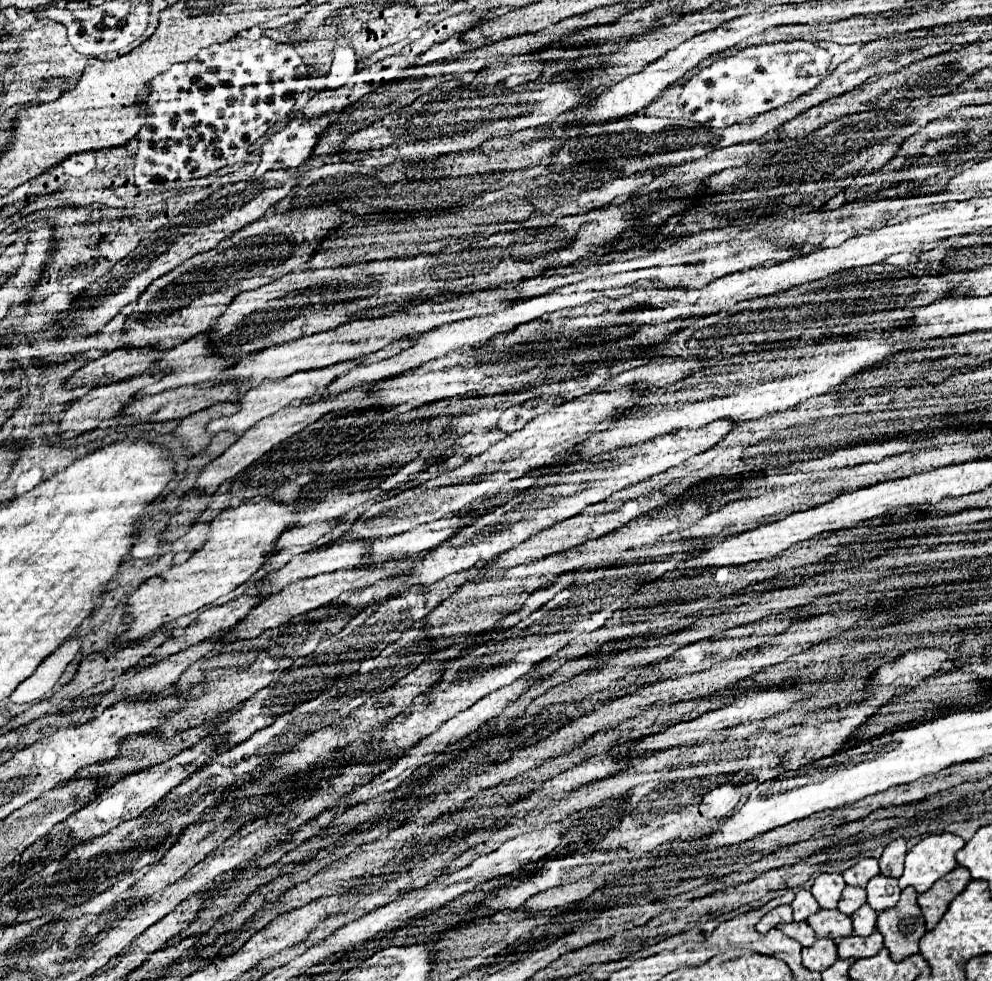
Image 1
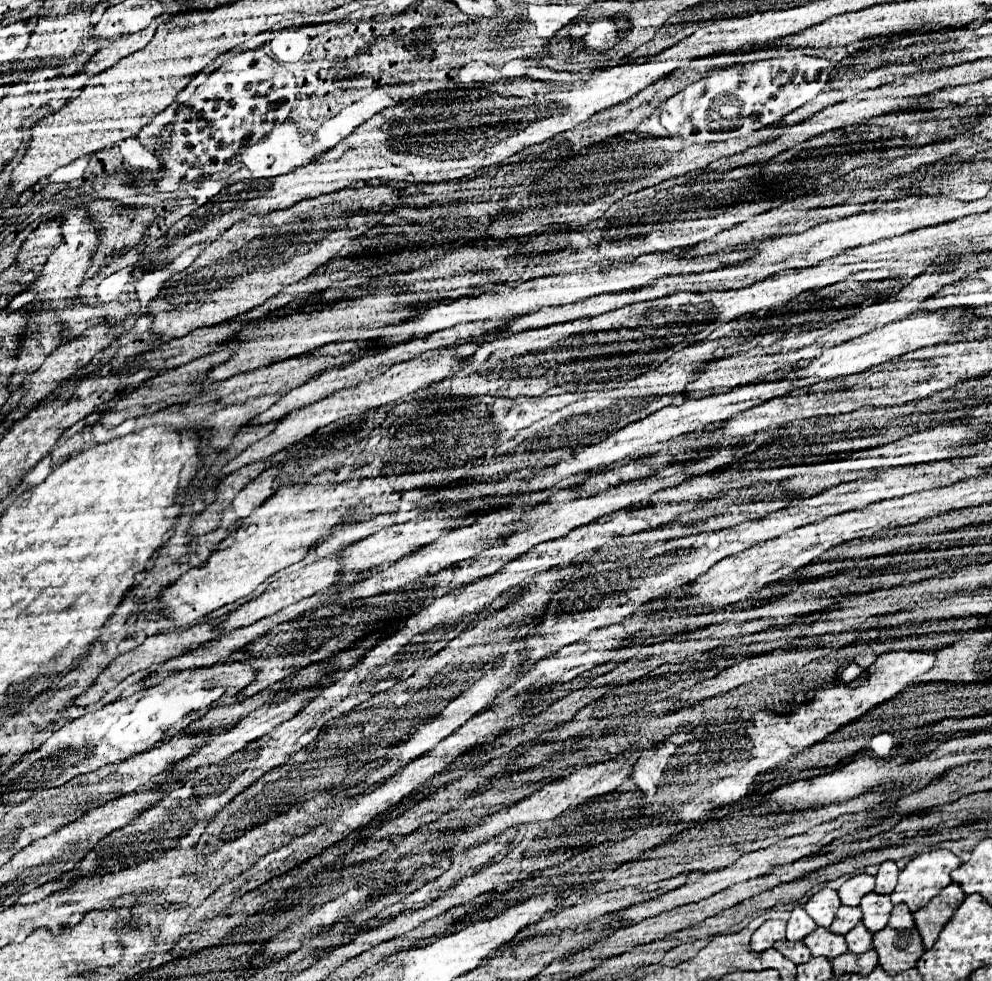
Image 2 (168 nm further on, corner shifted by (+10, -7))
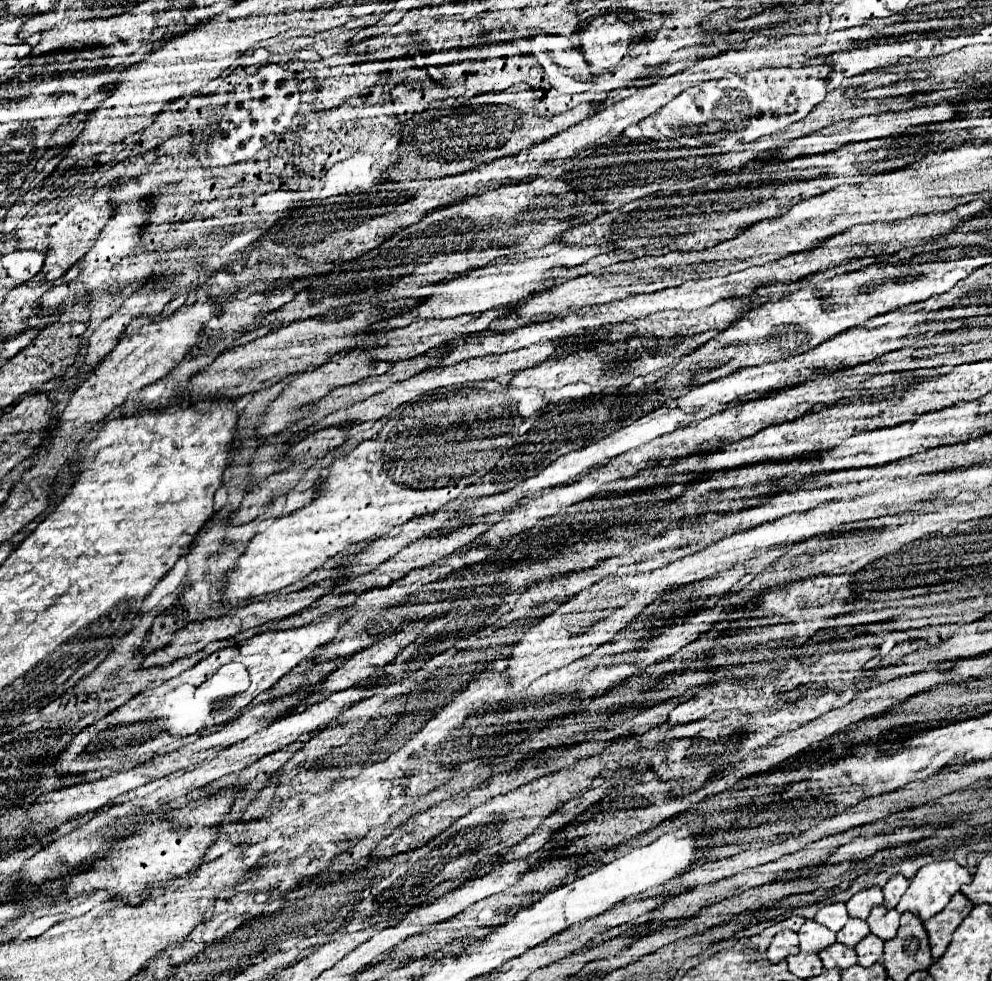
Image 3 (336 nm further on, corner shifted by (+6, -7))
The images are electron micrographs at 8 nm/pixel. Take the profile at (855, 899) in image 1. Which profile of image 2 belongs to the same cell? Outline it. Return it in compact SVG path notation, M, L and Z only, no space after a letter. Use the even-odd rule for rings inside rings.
M840 906L836 912L836 918L830 926L830 932L834 934L848 934L854 926L858 926L862 920L862 912L860 908L852 908L852 906Z

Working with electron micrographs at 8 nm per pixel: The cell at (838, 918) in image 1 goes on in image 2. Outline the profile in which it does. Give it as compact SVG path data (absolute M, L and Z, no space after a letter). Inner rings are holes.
M818 928L814 934L806 936L804 944L810 948L812 956L824 956L828 960L834 960L840 954L846 954L848 952L848 946L846 946L844 936L832 934L826 928Z

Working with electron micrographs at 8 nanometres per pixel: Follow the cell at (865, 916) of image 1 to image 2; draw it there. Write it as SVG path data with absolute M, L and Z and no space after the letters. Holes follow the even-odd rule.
M858 924L854 930L850 930L846 934L846 942L848 942L850 952L864 954L864 952L868 952L872 948L872 934L862 924Z

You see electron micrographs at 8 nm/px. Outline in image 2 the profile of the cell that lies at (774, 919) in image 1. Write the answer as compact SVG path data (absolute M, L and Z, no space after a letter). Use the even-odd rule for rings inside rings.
M768 920L754 932L750 948L754 952L762 952L762 950L774 948L774 944L782 942L782 940L786 940L786 922L782 922L782 920Z

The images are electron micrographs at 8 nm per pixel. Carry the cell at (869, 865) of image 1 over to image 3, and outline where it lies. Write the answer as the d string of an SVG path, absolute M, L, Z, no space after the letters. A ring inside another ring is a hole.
M872 886L872 888L864 888L864 890L856 892L846 902L846 908L848 908L850 916L866 920L870 914L870 908L876 904L882 904L882 888L880 886Z

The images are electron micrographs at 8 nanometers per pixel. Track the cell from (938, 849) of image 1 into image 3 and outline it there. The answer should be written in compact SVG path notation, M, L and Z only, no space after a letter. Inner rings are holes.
M934 860L916 872L916 876L910 880L908 890L900 898L896 910L912 912L914 916L918 916L924 922L928 918L932 918L934 914L938 914L950 902L950 898L960 890L960 886L970 882L970 878L972 878L970 872L964 866L960 866L956 860Z

